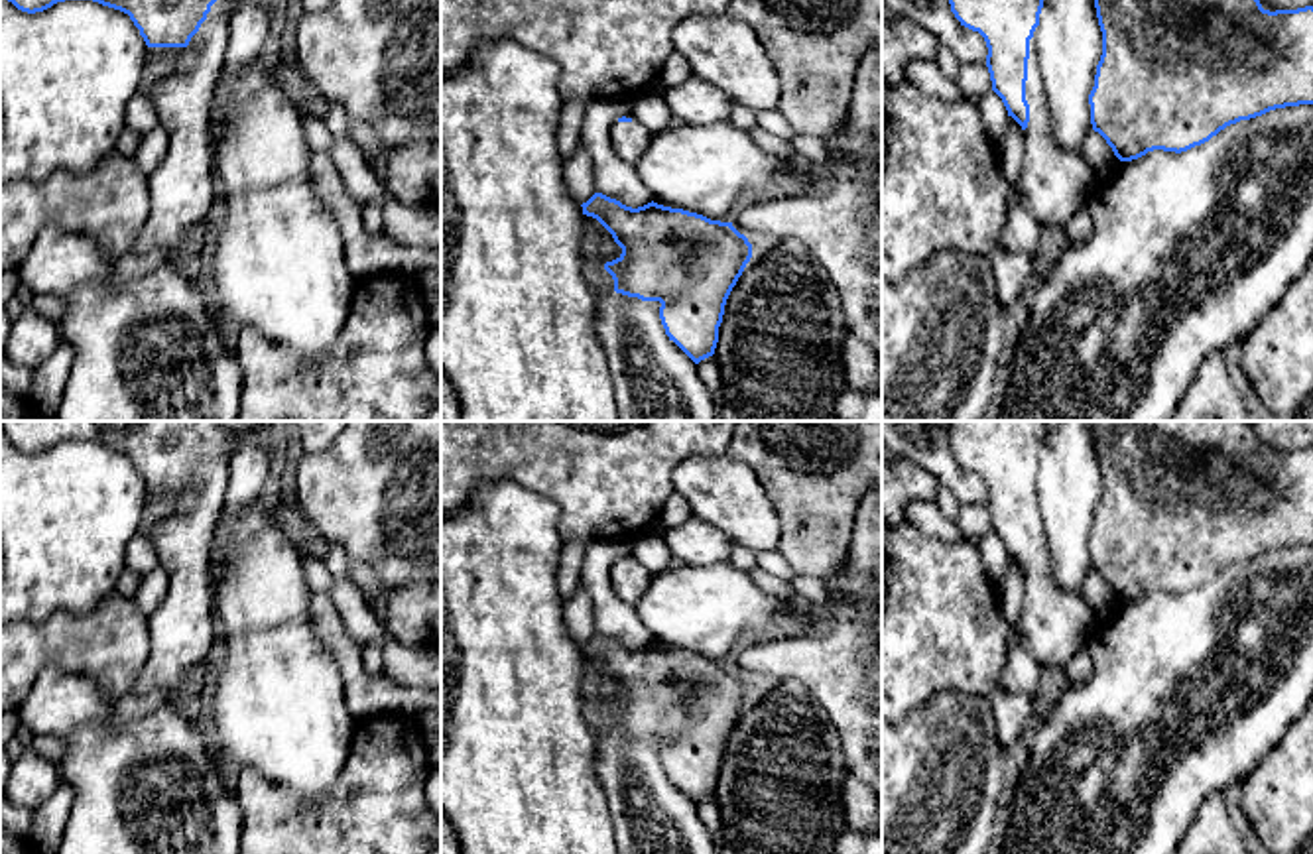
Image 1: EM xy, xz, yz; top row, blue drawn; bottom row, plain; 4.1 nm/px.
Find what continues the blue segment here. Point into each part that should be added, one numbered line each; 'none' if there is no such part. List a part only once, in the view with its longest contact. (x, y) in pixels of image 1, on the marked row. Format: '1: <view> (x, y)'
1: yz (1054, 183)

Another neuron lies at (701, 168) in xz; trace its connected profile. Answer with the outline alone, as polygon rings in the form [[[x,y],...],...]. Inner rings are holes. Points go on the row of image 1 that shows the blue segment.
[[[730,120],[717,124],[671,124],[657,132],[634,165],[654,201],[671,209],[730,222],[736,197],[750,187],[772,187],[789,161],[760,150],[750,132]]]

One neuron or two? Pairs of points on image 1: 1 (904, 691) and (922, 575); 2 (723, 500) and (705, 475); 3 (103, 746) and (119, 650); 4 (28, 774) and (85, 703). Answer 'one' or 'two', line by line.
1: one
2: one
3: two
4: two

